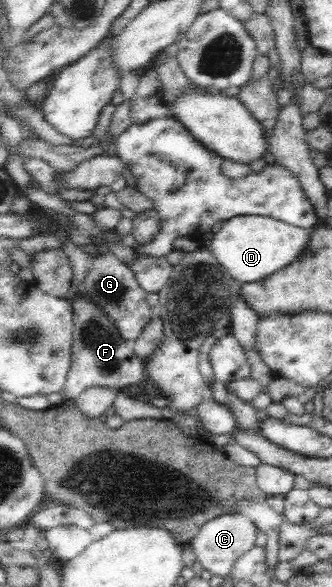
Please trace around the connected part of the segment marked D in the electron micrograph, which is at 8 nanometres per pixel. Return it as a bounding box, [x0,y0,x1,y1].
[207,216,315,283]

